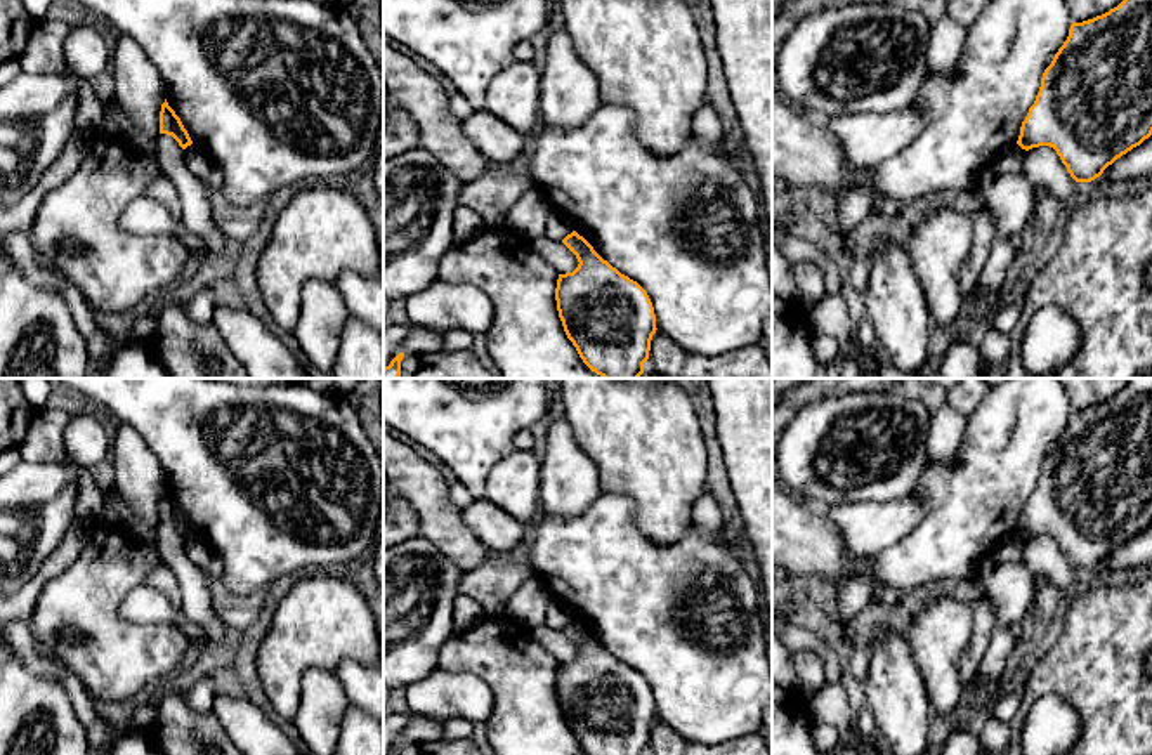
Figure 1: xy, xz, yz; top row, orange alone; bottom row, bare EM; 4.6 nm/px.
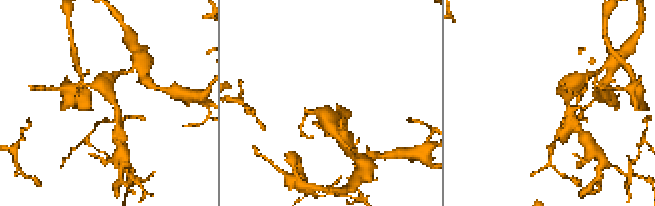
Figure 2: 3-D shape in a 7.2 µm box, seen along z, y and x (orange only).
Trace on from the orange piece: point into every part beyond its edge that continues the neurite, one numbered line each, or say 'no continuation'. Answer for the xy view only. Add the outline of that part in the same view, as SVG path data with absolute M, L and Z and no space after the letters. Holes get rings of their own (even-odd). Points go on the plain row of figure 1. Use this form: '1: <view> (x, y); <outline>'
no continuation

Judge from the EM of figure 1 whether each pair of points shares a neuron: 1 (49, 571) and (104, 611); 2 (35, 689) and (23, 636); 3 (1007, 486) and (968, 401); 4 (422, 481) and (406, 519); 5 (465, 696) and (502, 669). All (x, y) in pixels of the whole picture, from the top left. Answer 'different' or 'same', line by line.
1: different
2: different
3: different
4: different
5: different

